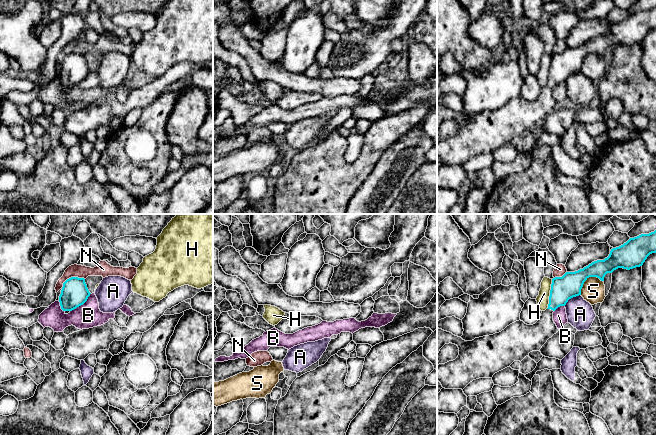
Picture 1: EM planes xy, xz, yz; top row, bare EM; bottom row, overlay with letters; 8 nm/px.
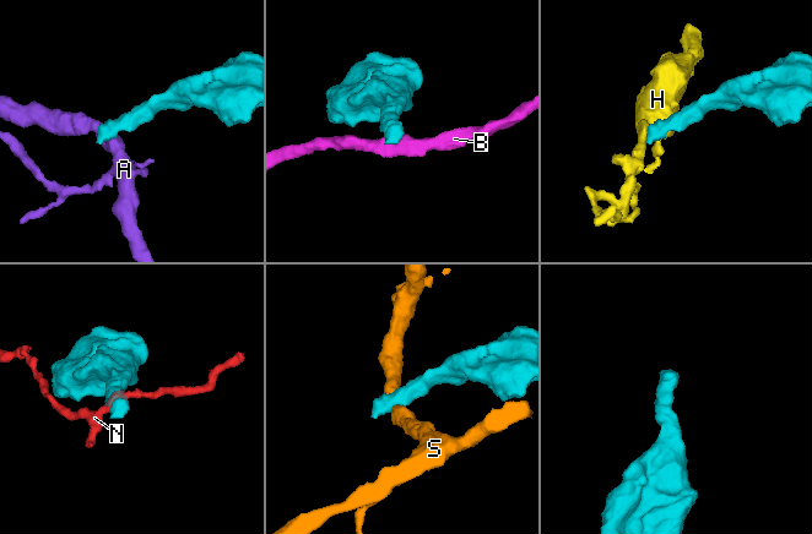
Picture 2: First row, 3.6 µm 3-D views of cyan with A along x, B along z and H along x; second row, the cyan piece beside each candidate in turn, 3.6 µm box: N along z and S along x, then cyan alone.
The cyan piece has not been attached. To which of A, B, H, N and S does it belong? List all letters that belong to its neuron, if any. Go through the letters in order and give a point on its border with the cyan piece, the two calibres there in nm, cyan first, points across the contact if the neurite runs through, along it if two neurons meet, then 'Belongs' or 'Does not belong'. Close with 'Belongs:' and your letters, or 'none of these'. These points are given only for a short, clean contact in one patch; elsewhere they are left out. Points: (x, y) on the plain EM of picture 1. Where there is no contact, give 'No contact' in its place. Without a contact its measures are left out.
A: Touches cyan at yz (571, 73). Thickness 190 nm (cyan) against 220 nm. Boundary: yz (580, 70), (571, 73), (564, 81). Does not belong
B: Touches cyan at xy (81, 80). Thickness 220 nm (cyan) against 200 nm. Boundary: xy (90, 69), (82, 80), (70, 87). Does not belong
H: Touches cyan at yz (550, 70). Thickness 190 nm (cyan) against 100 nm. Boundary: yz (552, 55), (549, 79), (546, 84). Does not belong
N: Touches cyan at xy (71, 53). Thickness 220 nm (cyan) against 100 nm. Boundary: xy (84, 54), (69, 53), (61, 63). Does not belong
S: Touches cyan at yz (586, 55). Thickness 190 nm (cyan) against 190 nm. Boundary: yz (602, 56), (596, 53), (589, 53), (584, 58), (580, 70). Does not belong
Belongs: none of these

